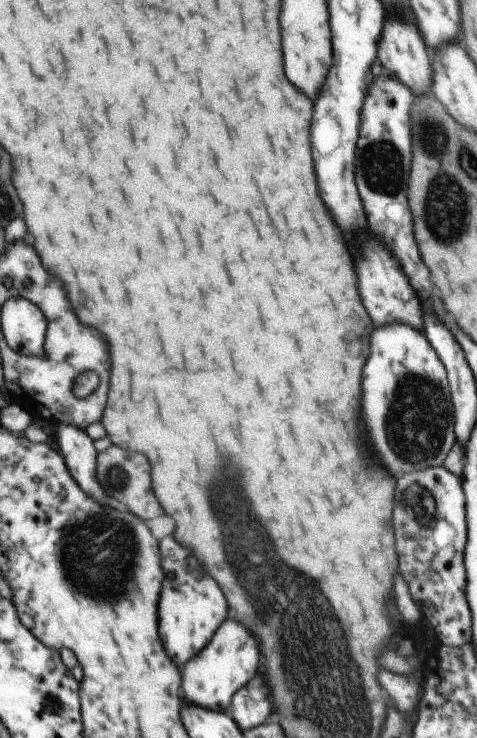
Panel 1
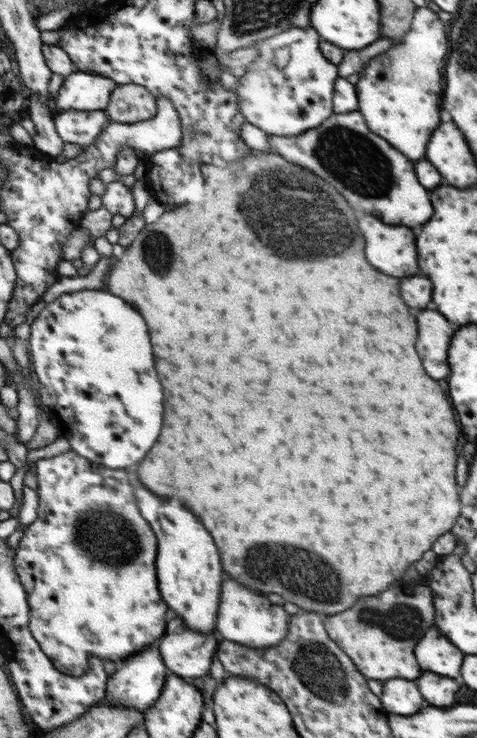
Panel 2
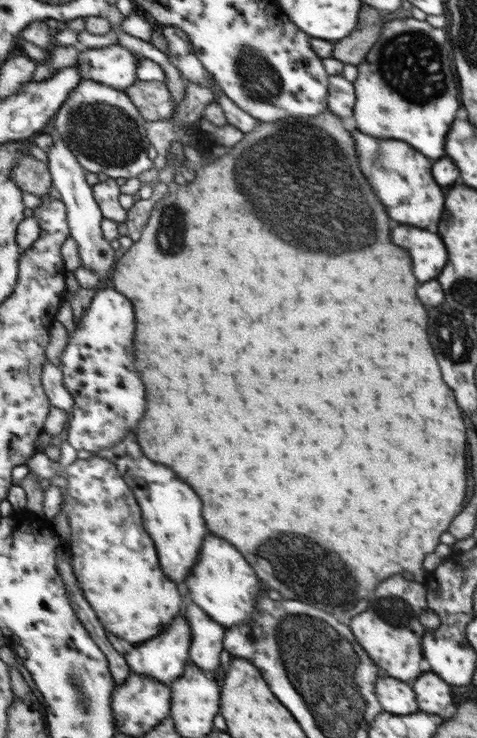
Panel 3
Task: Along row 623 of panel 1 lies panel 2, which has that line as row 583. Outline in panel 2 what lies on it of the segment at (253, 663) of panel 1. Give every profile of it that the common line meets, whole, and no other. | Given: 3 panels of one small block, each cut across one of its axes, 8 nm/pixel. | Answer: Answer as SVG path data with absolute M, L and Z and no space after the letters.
M227 580L227 588L223 588L221 604L219 604L217 631L221 634L221 639L242 644L246 649L271 648L287 638L290 616L283 606L273 606L269 598L255 594L253 590L245 588L235 580Z

